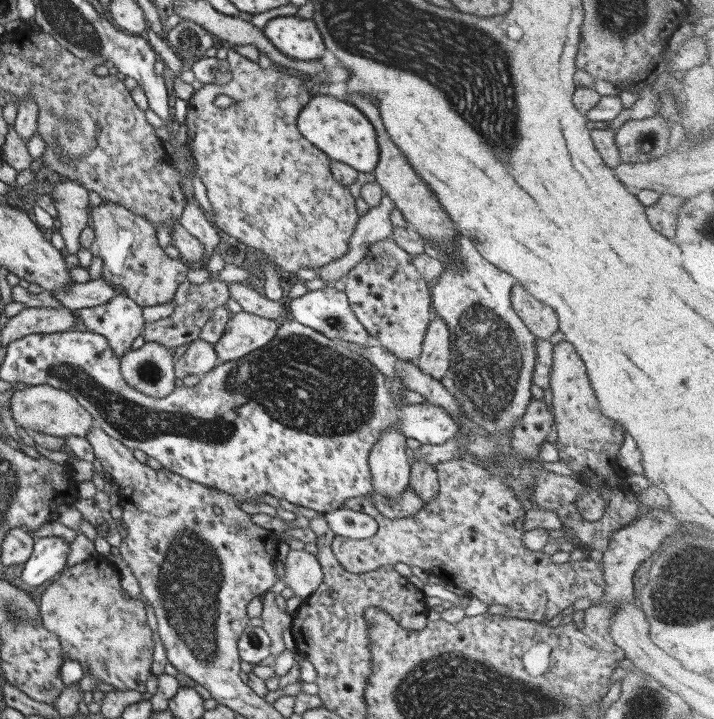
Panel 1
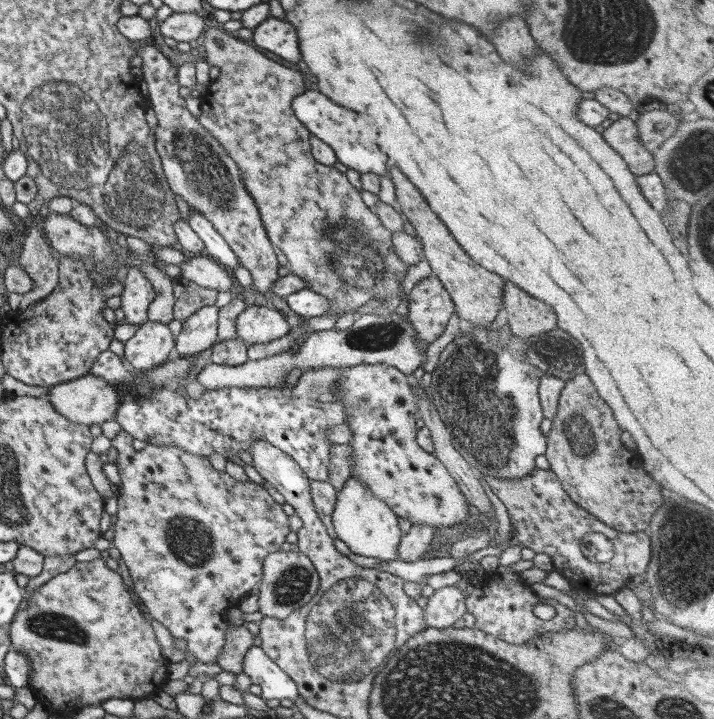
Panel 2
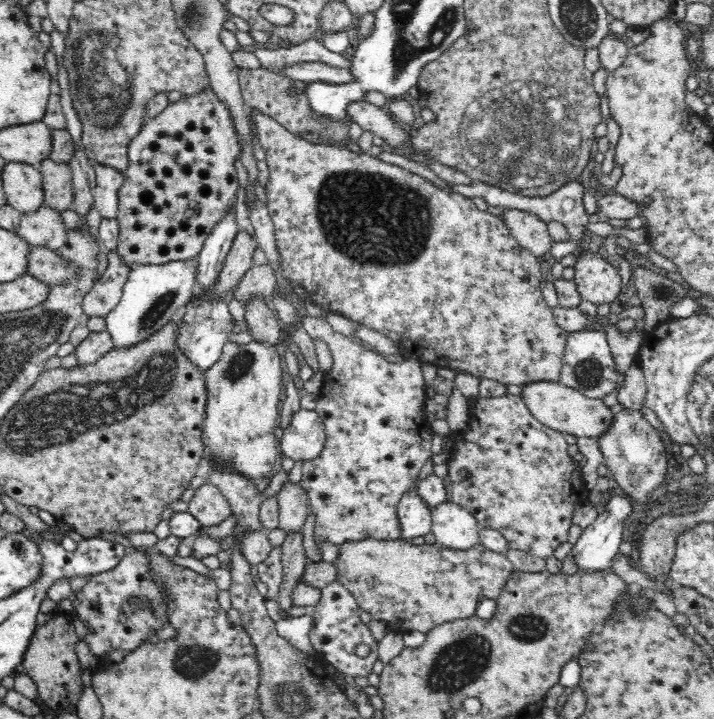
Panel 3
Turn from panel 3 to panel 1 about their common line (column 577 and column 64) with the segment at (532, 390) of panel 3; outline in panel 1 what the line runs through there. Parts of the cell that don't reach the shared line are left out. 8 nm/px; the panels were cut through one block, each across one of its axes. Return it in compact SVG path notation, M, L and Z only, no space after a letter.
M47 384L28 385L21 390L15 390L7 403L15 426L20 426L26 432L34 430L54 437L84 437L89 432L89 428L95 424L93 417L77 403L74 396L61 389L47 386Z

